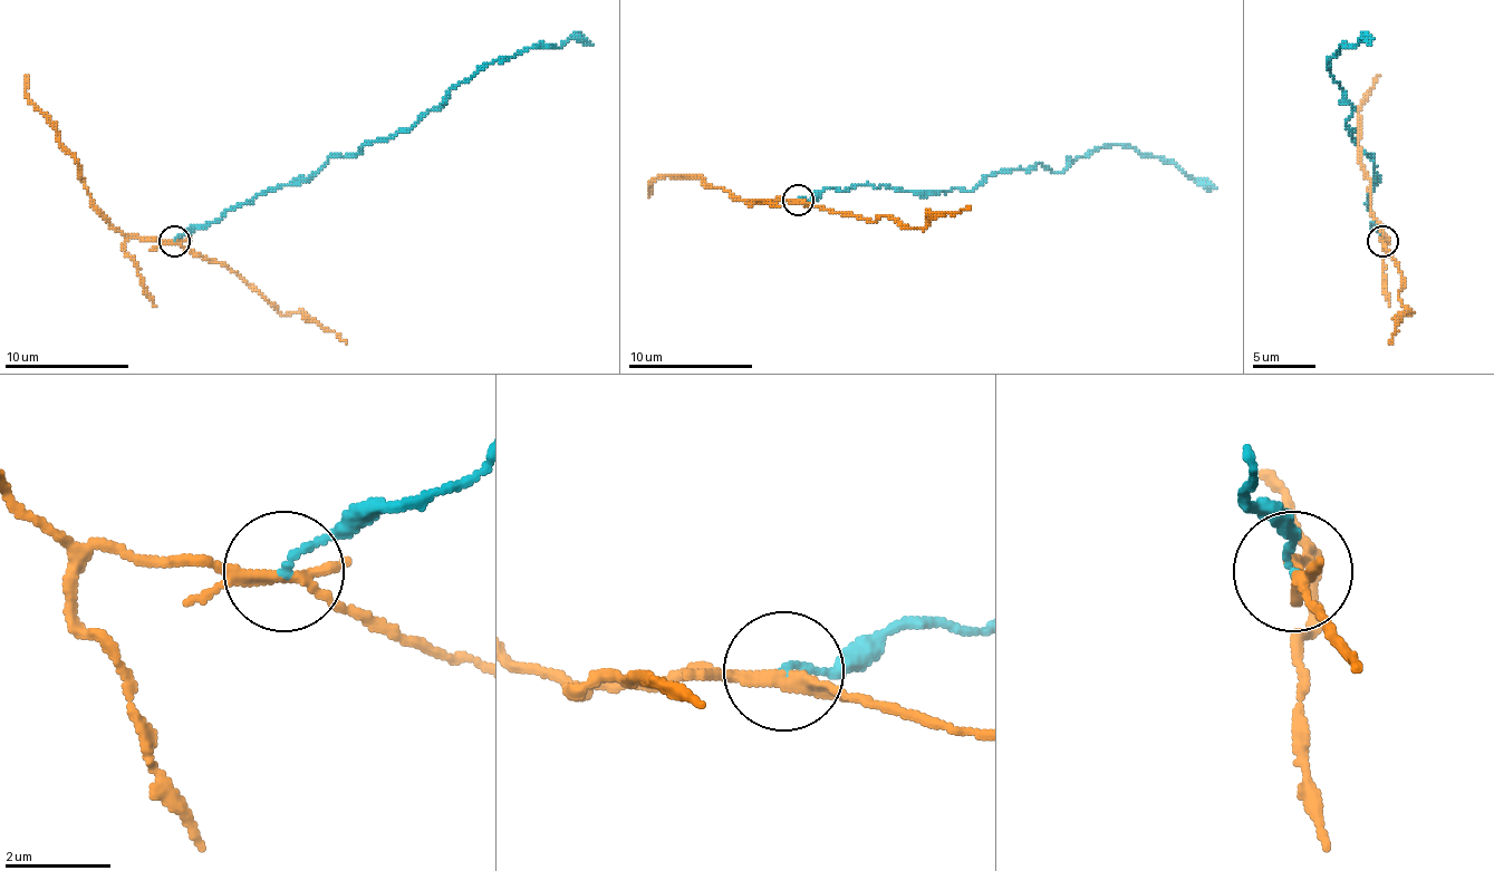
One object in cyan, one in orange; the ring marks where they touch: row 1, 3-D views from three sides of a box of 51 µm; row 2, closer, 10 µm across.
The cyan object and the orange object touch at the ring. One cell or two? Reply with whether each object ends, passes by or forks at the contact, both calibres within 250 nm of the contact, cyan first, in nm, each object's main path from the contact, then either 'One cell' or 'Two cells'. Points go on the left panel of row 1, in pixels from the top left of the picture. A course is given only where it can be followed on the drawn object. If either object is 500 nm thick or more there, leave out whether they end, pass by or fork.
At the ring cyan ends. At the ring orange forks. Thickness 140 nm (cyan) against 180 nm. Course of cyan: (175, 241), (259, 194), (306, 182), (330, 156), (408, 132), (490, 63), (570, 38), (593, 45). Course of orange: (172, 241), (125, 238), (94, 203), (75, 156), (25, 92), (25, 76). Two cells

